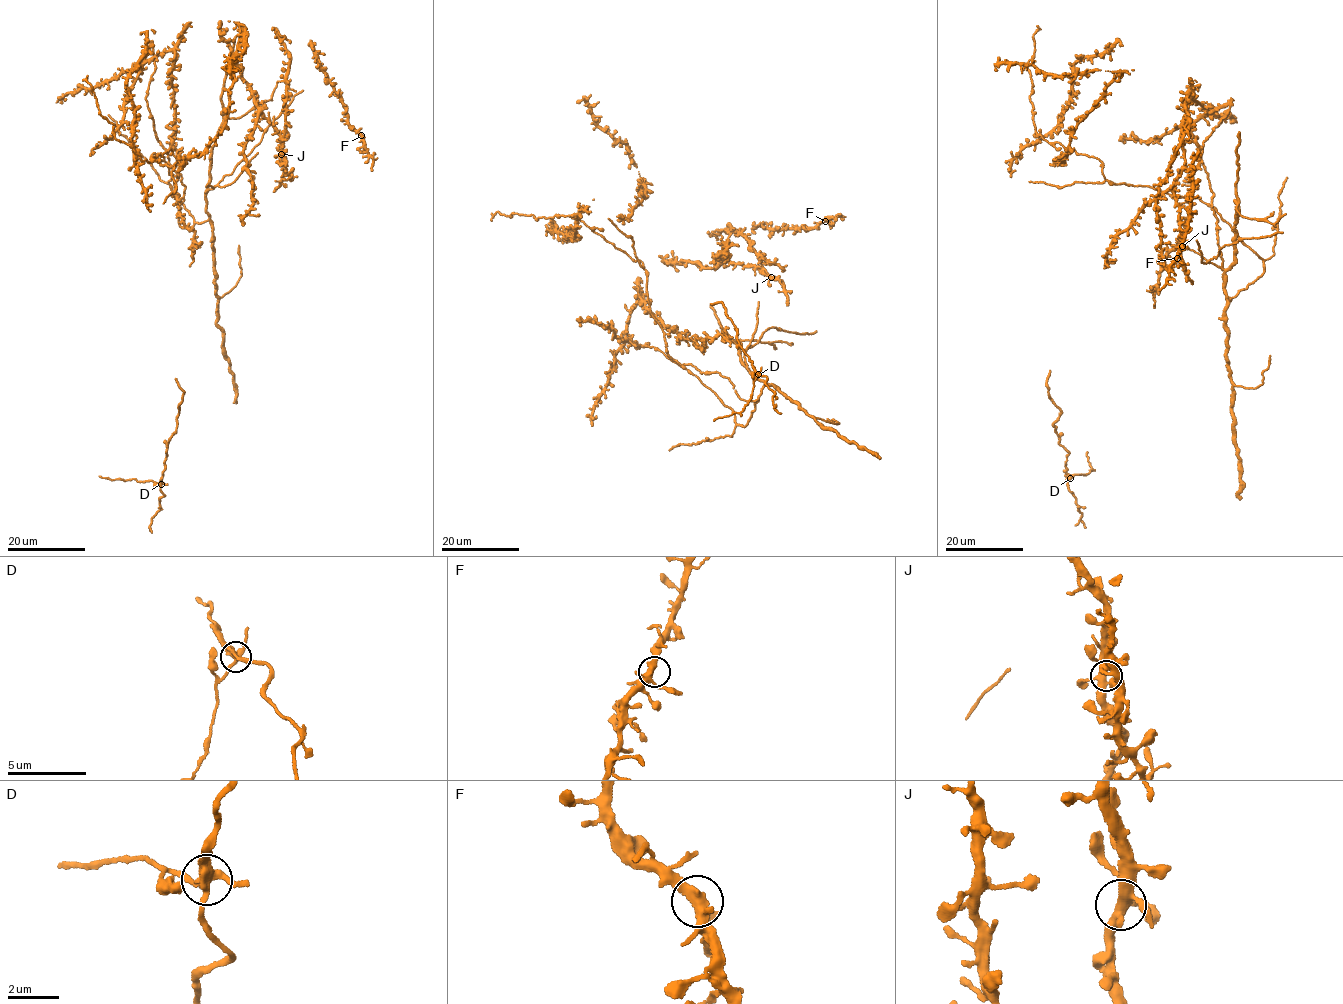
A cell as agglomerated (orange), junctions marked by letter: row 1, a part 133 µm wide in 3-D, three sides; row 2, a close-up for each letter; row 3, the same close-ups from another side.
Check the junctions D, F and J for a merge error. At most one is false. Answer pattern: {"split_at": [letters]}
{"split_at": ["D"]}

